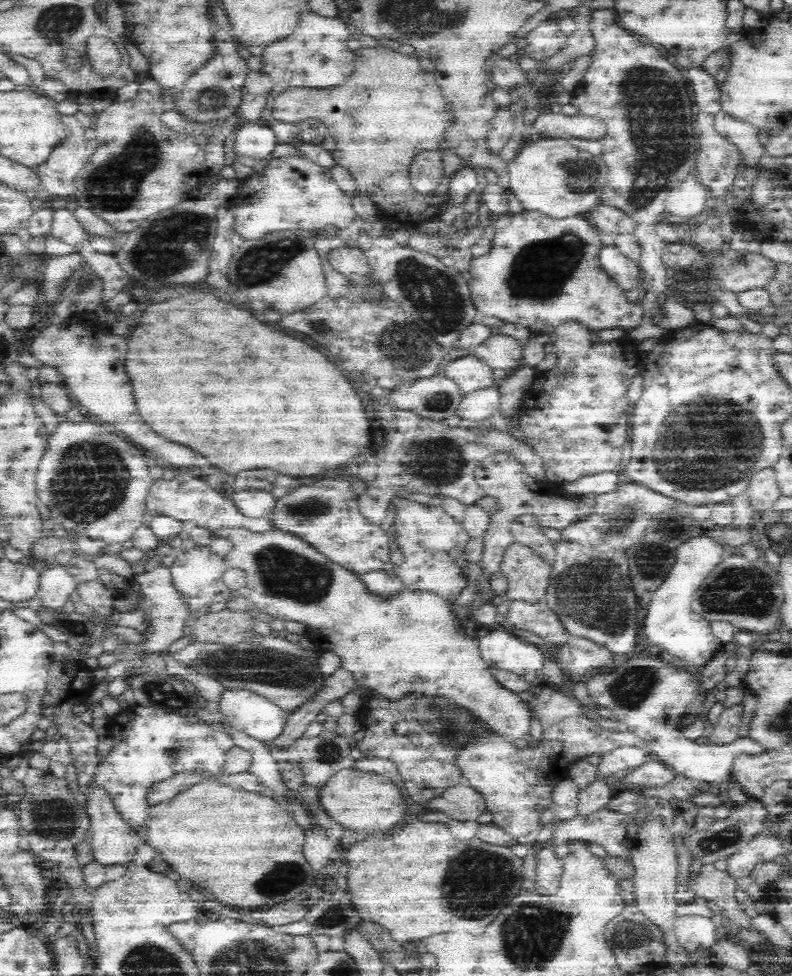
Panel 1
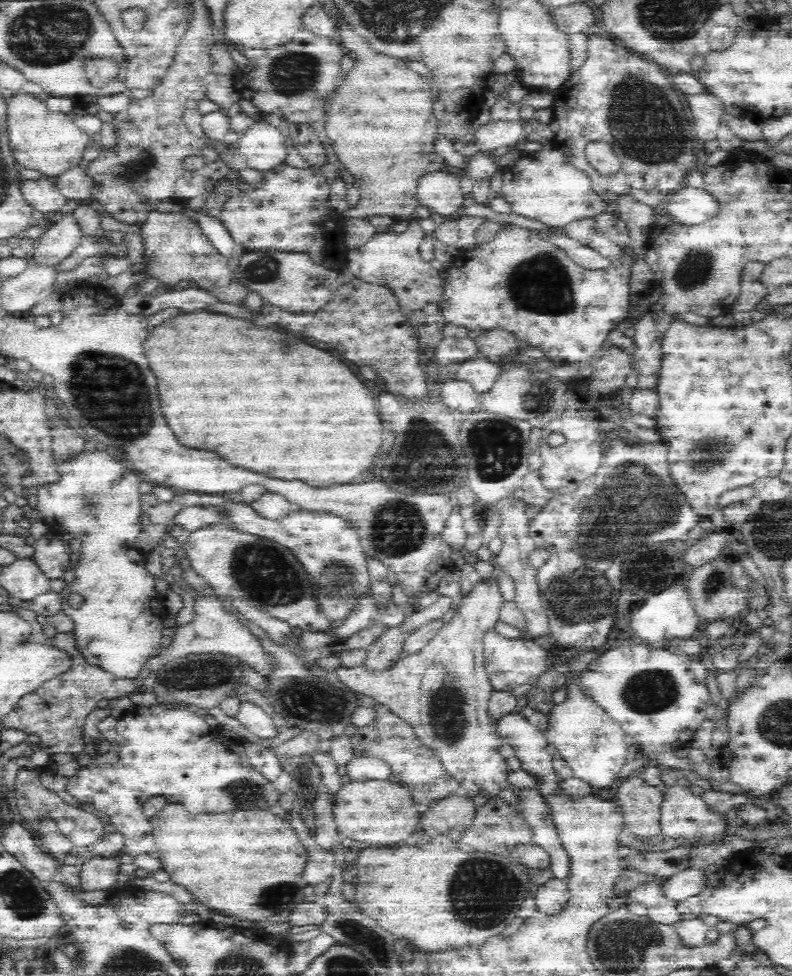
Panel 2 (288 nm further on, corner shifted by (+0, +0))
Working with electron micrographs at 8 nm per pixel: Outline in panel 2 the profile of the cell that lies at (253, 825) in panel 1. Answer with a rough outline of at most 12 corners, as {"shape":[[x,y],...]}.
{"shape":[[270,810],[150,822],[162,870],[260,922],[304,902],[308,852]]}

